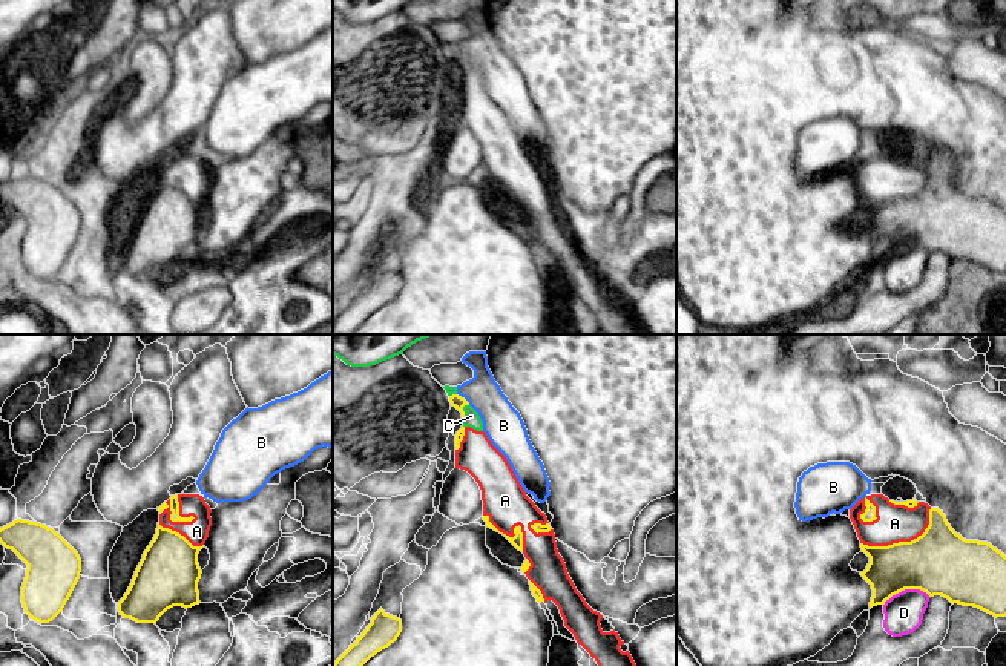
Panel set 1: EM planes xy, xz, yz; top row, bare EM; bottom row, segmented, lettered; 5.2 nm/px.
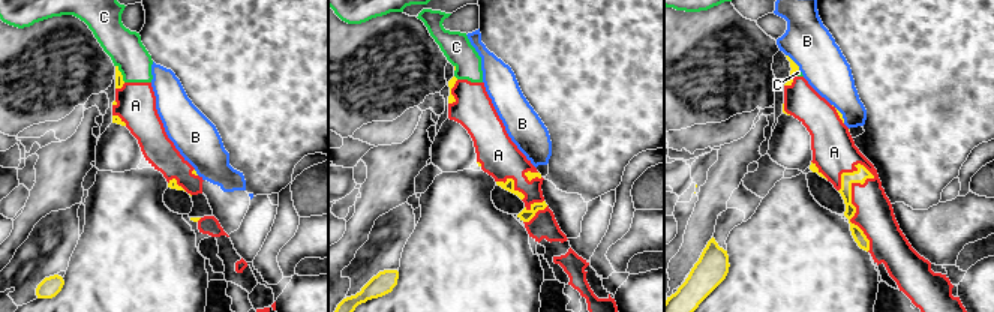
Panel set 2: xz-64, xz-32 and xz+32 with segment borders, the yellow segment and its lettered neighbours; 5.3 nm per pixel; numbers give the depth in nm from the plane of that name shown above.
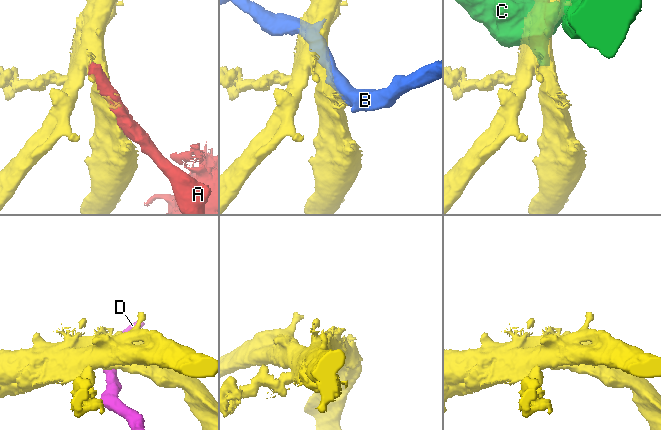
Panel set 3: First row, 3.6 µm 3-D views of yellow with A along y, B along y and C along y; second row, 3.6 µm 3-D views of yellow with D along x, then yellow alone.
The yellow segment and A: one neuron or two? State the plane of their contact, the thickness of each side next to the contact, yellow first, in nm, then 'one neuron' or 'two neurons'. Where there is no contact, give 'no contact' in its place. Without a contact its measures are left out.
contact in xy; calibres 50 and 130 nm; two neurons

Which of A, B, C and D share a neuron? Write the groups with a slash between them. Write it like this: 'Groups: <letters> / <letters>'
Groups: A C / B / D

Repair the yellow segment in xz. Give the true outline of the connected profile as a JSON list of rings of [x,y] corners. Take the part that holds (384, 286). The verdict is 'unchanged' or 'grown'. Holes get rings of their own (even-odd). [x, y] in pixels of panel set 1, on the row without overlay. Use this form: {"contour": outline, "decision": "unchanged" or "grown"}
{"contour": [[[380,264],[362,292],[336,316],[333,335],[353,335],[371,313],[394,299],[400,288],[402,276]]], "decision": "unchanged"}

